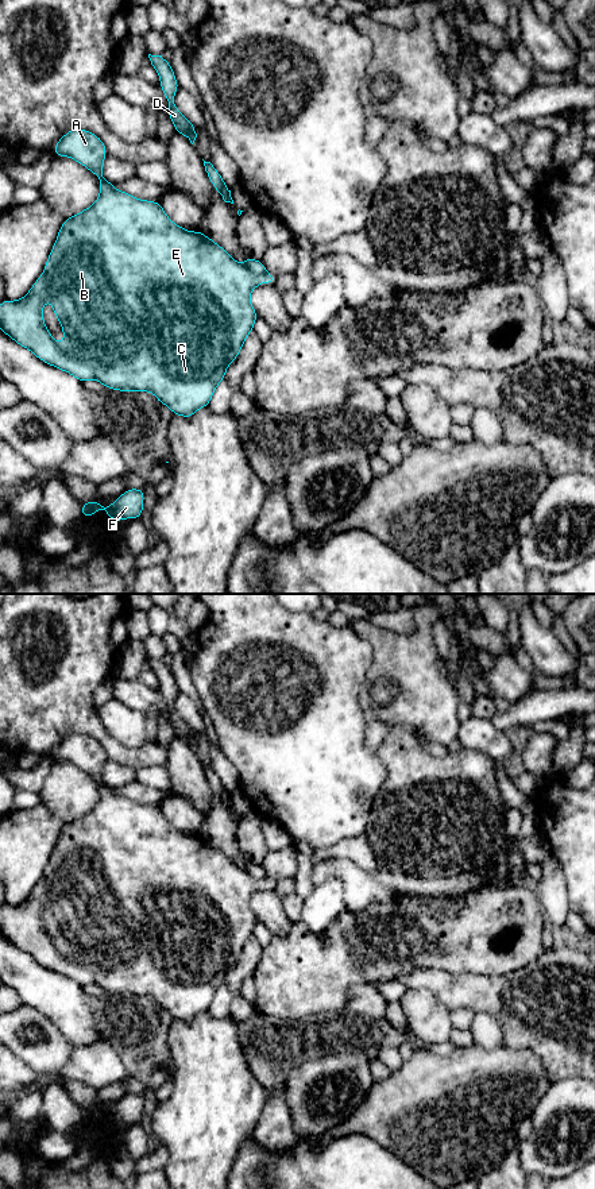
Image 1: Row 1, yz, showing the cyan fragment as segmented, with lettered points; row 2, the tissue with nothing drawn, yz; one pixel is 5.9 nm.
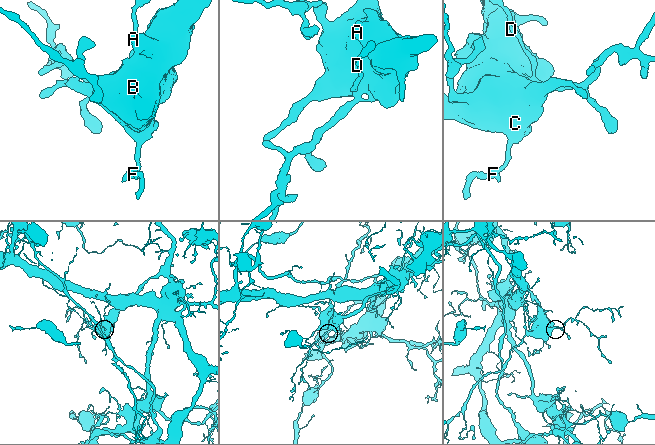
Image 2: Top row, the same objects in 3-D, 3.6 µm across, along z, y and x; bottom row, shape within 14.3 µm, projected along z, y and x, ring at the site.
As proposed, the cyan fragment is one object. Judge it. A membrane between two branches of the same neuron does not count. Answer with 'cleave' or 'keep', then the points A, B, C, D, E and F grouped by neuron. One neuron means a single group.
cleave; A B C E / D F

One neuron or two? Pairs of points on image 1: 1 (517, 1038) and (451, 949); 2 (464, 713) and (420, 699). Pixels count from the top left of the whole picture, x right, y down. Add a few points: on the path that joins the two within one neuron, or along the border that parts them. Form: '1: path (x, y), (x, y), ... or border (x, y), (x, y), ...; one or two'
1: border (437, 968), (452, 973), (499, 976); two
2: border (447, 680), (456, 693), (458, 718), (462, 722); two

